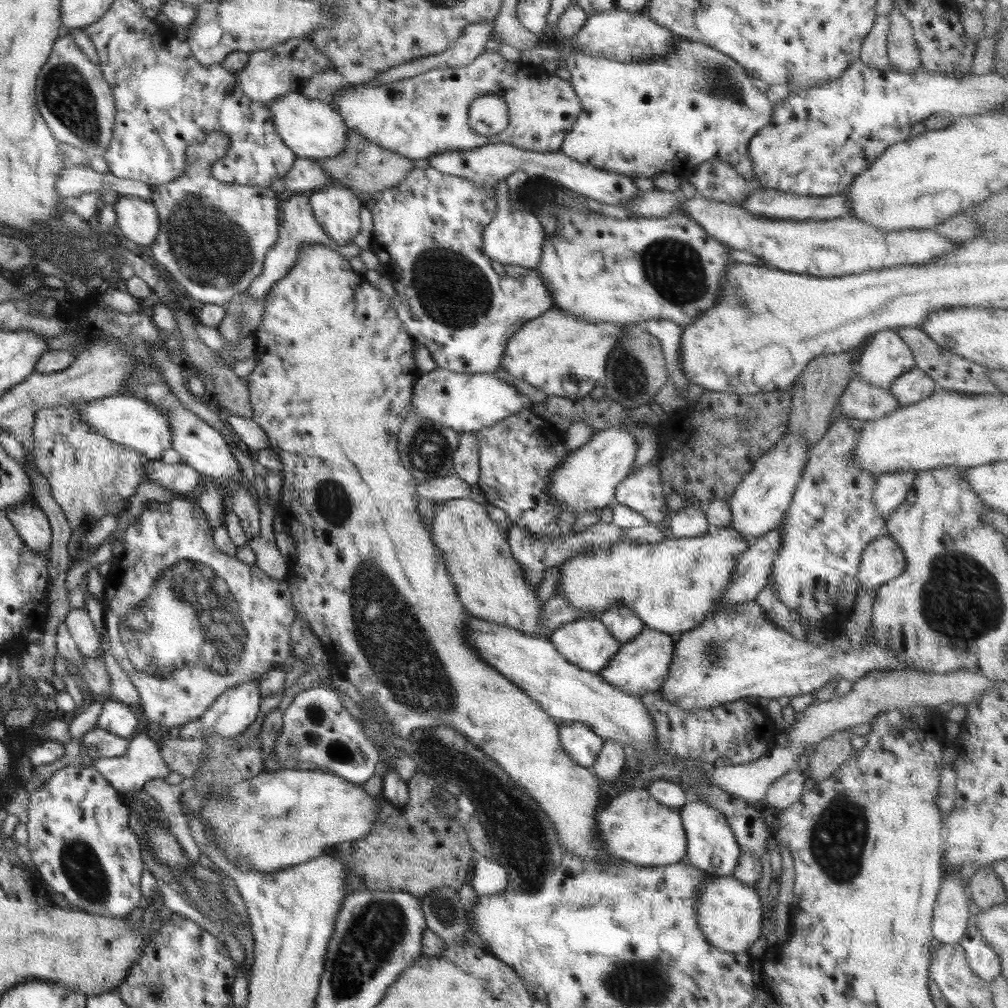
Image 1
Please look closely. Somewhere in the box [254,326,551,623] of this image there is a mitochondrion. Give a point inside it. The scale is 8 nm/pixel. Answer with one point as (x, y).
(427, 450)

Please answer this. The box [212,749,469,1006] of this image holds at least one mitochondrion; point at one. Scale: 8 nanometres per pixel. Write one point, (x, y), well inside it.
(376, 932)

